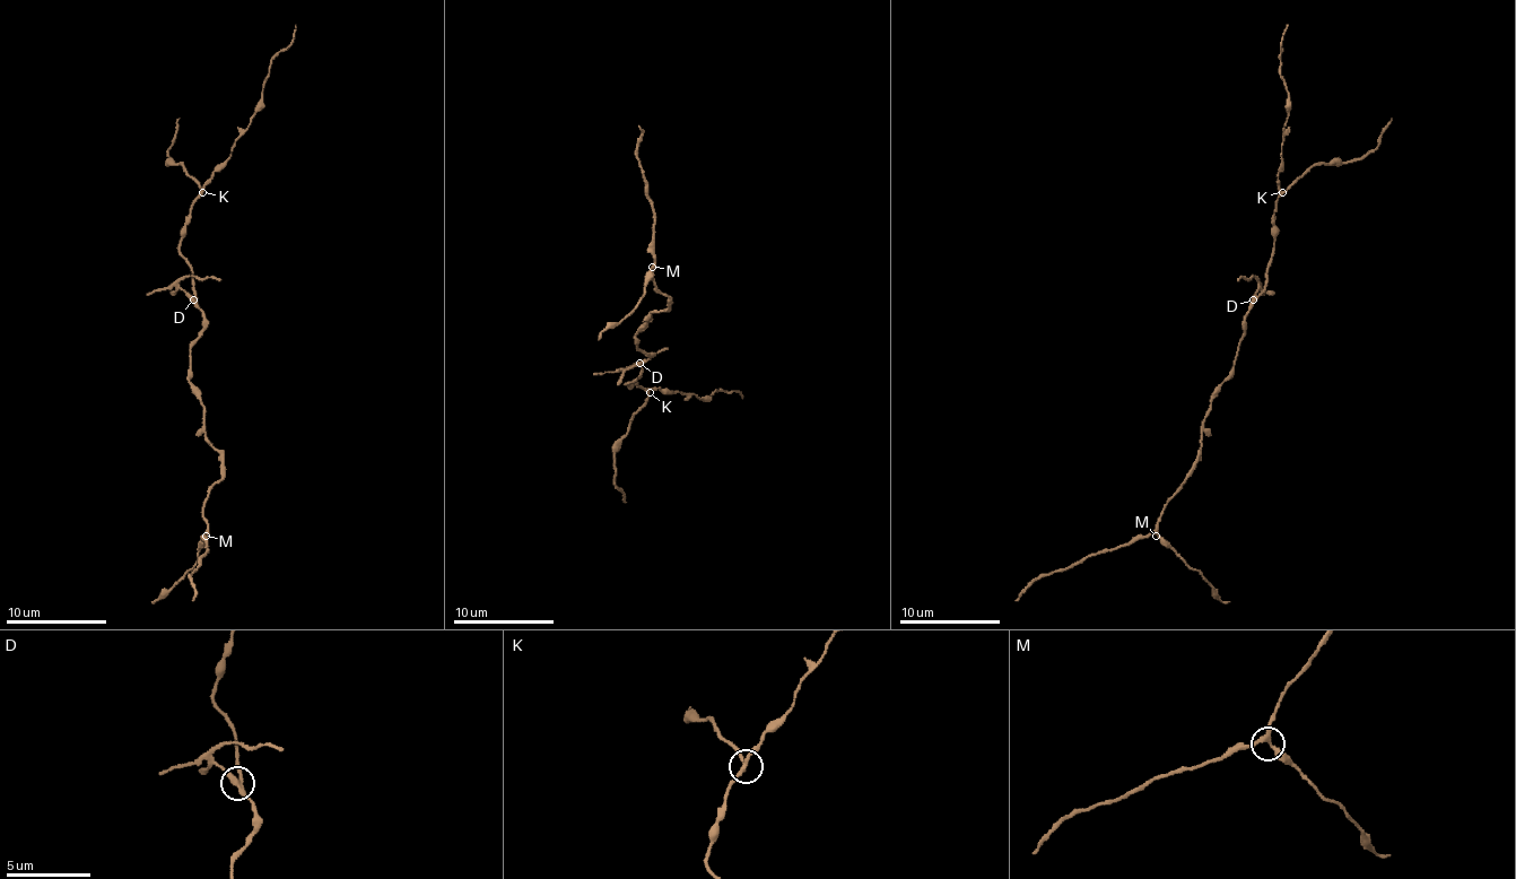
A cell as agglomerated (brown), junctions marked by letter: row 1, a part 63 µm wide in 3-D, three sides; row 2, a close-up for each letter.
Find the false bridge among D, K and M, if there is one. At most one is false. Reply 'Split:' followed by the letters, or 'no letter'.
Split: D

